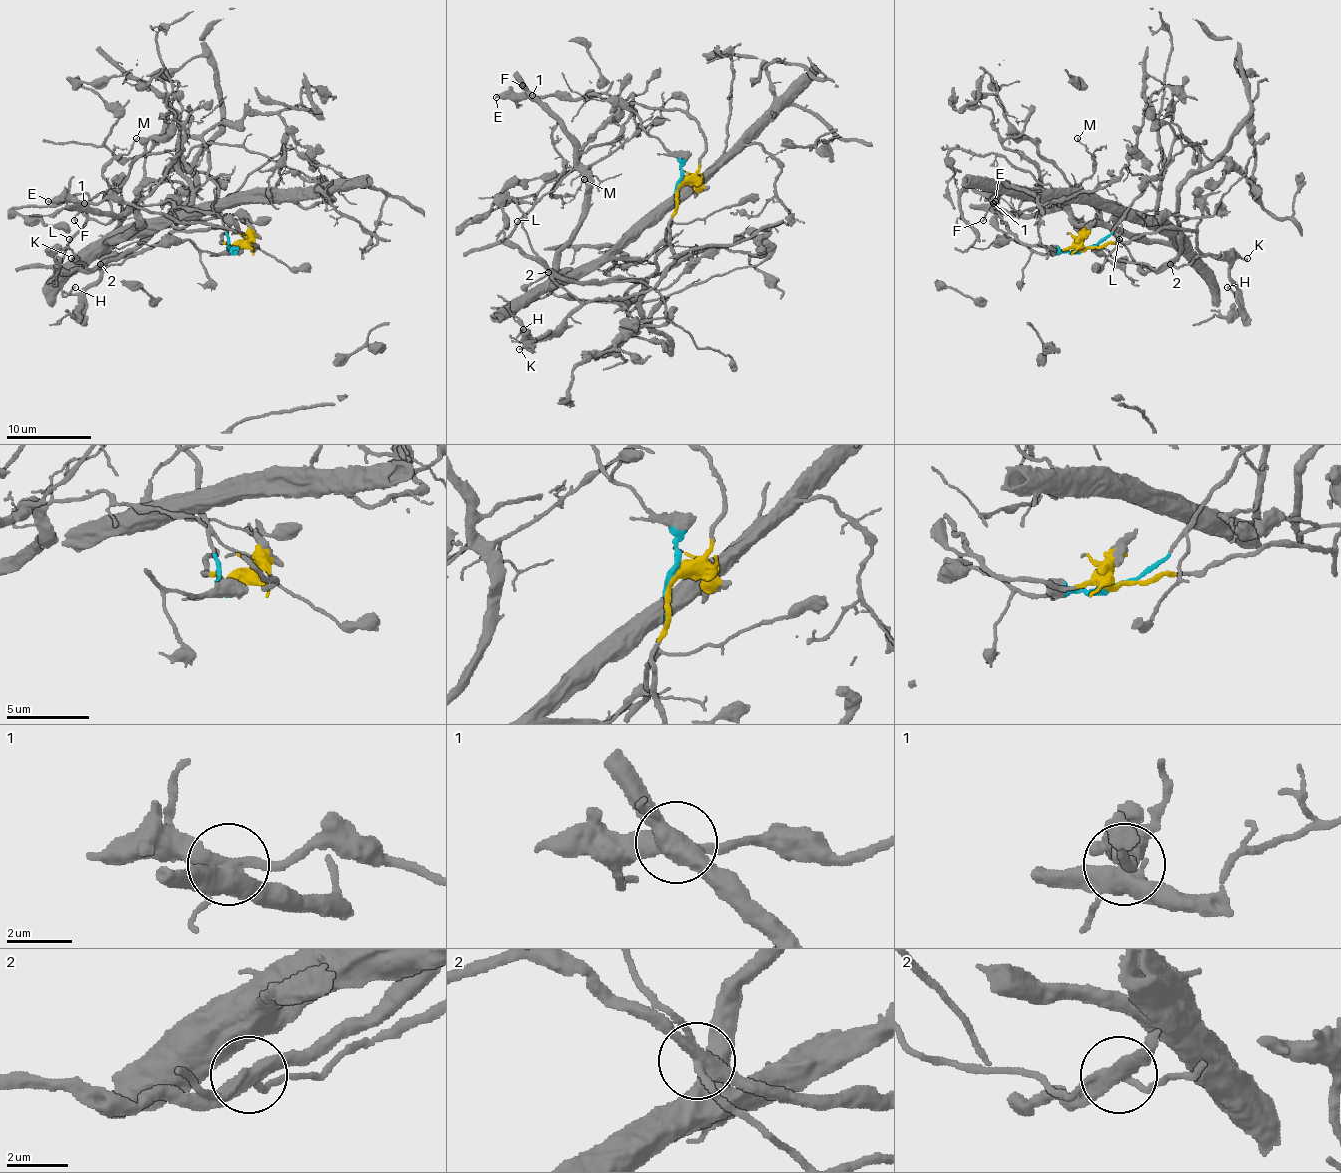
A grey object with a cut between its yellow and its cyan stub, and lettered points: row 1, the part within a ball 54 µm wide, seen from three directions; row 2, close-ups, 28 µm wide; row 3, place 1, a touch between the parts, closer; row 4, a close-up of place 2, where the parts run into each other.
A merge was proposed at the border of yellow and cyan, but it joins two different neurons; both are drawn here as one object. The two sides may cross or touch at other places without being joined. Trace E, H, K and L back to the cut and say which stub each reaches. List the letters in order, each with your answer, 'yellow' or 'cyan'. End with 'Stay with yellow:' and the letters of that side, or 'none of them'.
E: yellow
H: yellow
K: yellow
L: cyan
Stay with yellow: E, H, K

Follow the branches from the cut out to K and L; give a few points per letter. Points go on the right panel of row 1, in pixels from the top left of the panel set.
K: (1086, 248), (1103, 248), (1160, 231), (1186, 229), (1194, 231), (1201, 252), (1247, 258)
L: (1086, 248), (1110, 233), (1184, 138), (1199, 161), (1182, 188), (1175, 258), (1160, 271), (1144, 271), (1118, 239)

